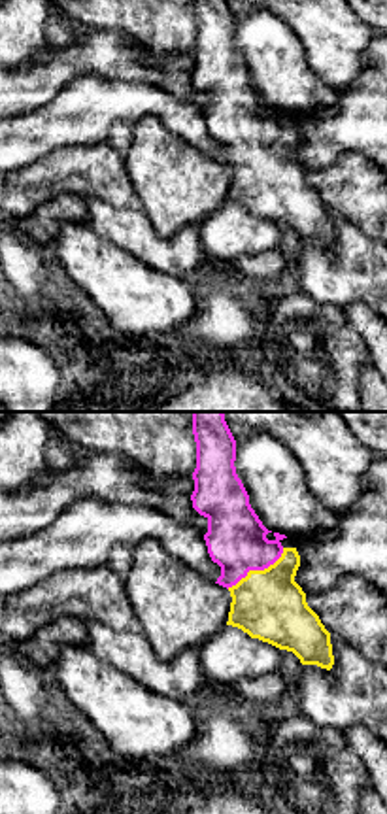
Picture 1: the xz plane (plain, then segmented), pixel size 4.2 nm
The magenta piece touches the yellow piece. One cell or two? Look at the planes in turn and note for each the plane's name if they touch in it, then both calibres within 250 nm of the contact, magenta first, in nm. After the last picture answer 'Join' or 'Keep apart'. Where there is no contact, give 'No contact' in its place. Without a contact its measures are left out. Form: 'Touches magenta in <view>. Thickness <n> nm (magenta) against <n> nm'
Touches magenta in xz. Thickness 260 nm (magenta) against 300 nm

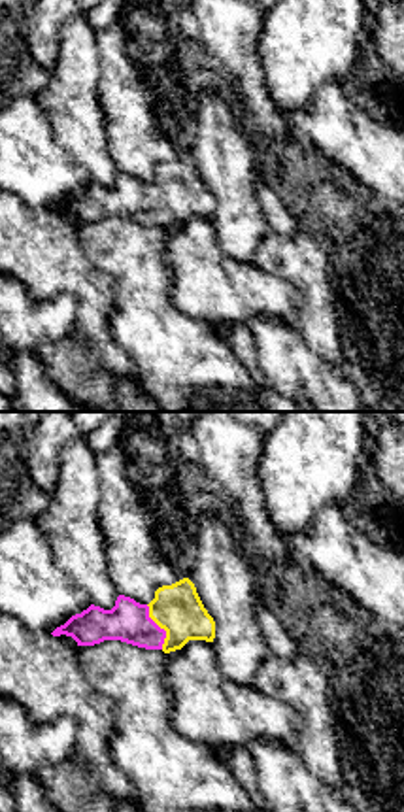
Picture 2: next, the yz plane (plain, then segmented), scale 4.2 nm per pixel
Touches magenta in yz. Thickness 180 nm (magenta) against 200 nm

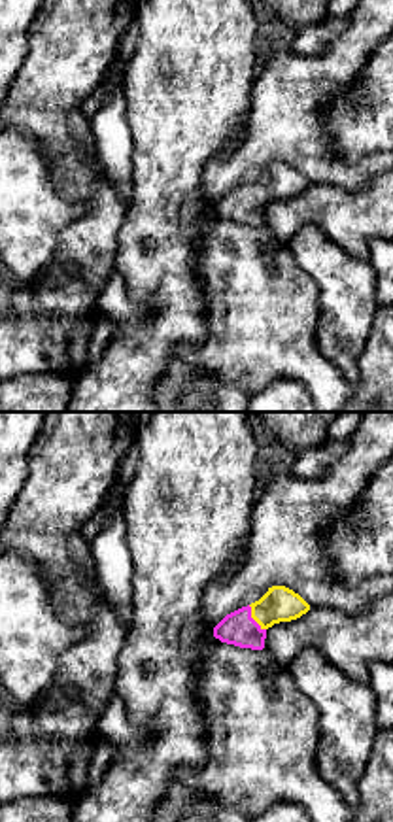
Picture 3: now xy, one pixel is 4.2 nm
Touches magenta in xy. Thickness 150 nm (magenta) against 150 nm

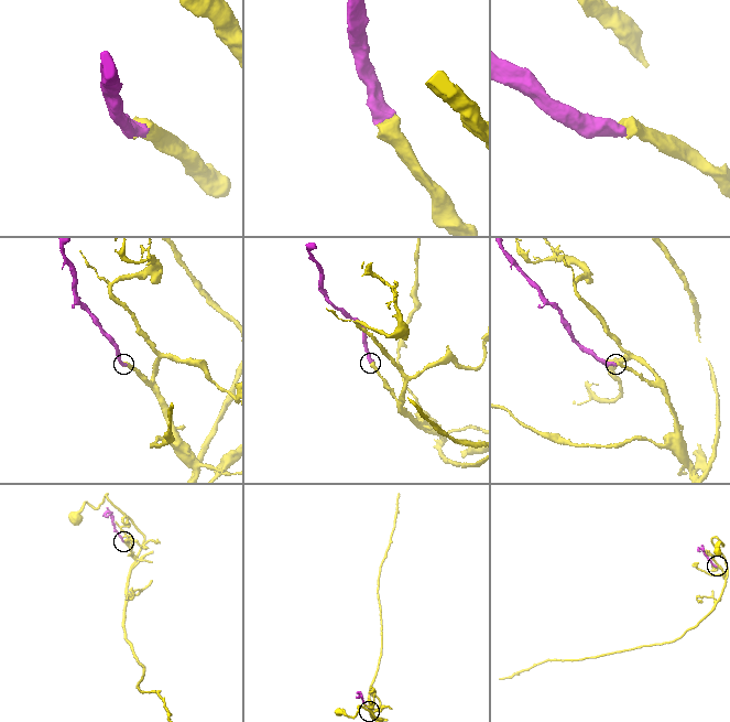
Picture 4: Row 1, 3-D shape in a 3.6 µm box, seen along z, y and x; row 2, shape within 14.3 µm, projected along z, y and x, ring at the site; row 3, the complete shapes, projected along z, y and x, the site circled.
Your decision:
Join

